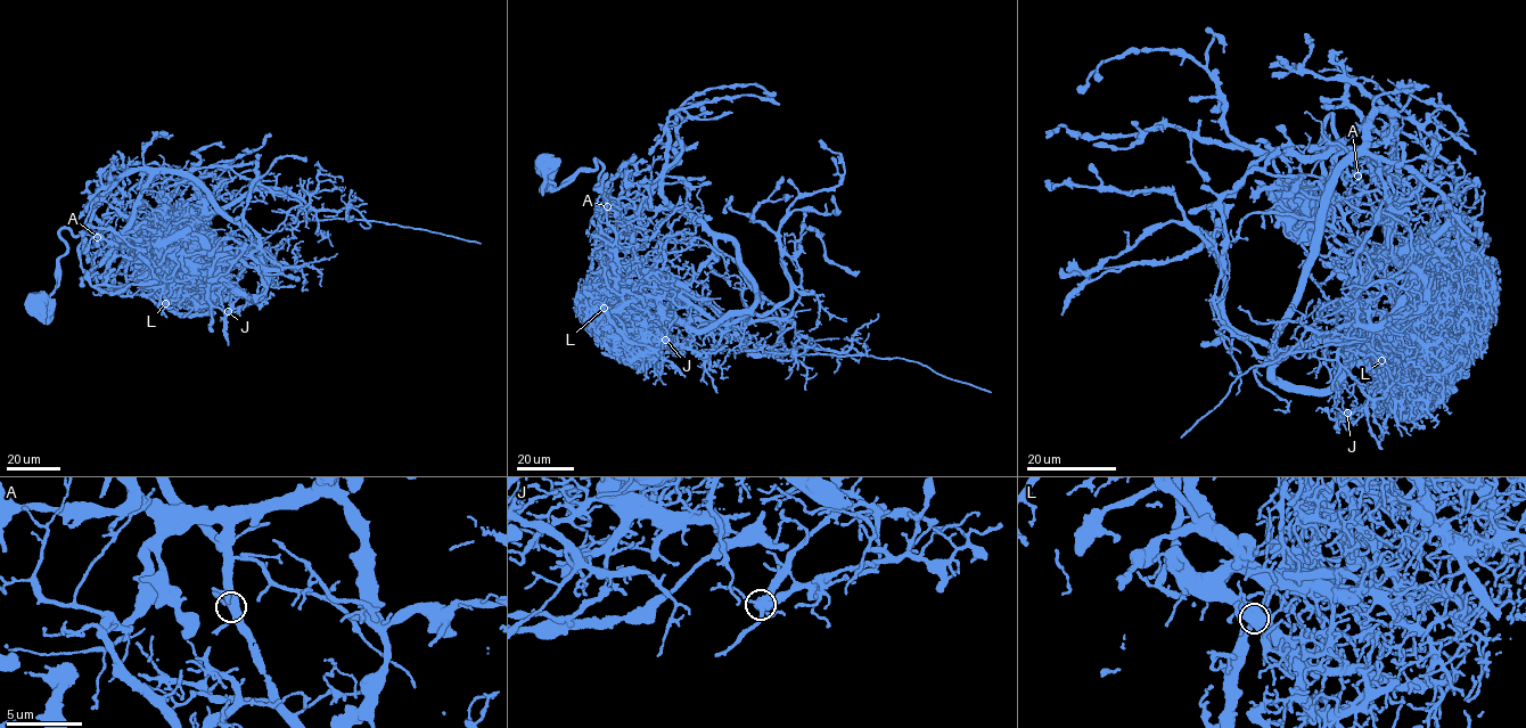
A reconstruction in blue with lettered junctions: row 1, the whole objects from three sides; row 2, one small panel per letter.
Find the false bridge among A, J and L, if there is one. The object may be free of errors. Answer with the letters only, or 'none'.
none

